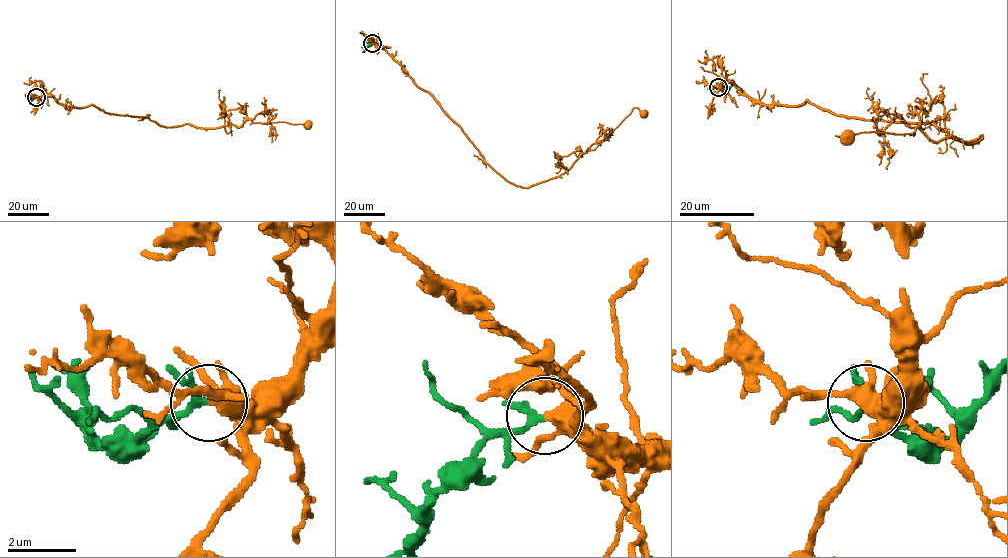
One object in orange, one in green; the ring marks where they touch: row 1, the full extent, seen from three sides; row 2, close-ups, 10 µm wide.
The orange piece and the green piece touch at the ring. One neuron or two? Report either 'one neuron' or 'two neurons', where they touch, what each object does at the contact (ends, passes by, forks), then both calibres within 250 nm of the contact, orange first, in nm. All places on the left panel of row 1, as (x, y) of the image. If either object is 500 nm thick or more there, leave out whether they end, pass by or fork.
one neuron; place (36, 97); orange forks; green passes by; calibres 320 and 160 nm

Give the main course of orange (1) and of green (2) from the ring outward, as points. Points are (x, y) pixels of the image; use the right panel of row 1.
1: (718, 87), (729, 79), (767, 105), (810, 101), (982, 137), (845, 136)
2: (718, 87), (726, 91), (734, 81)

